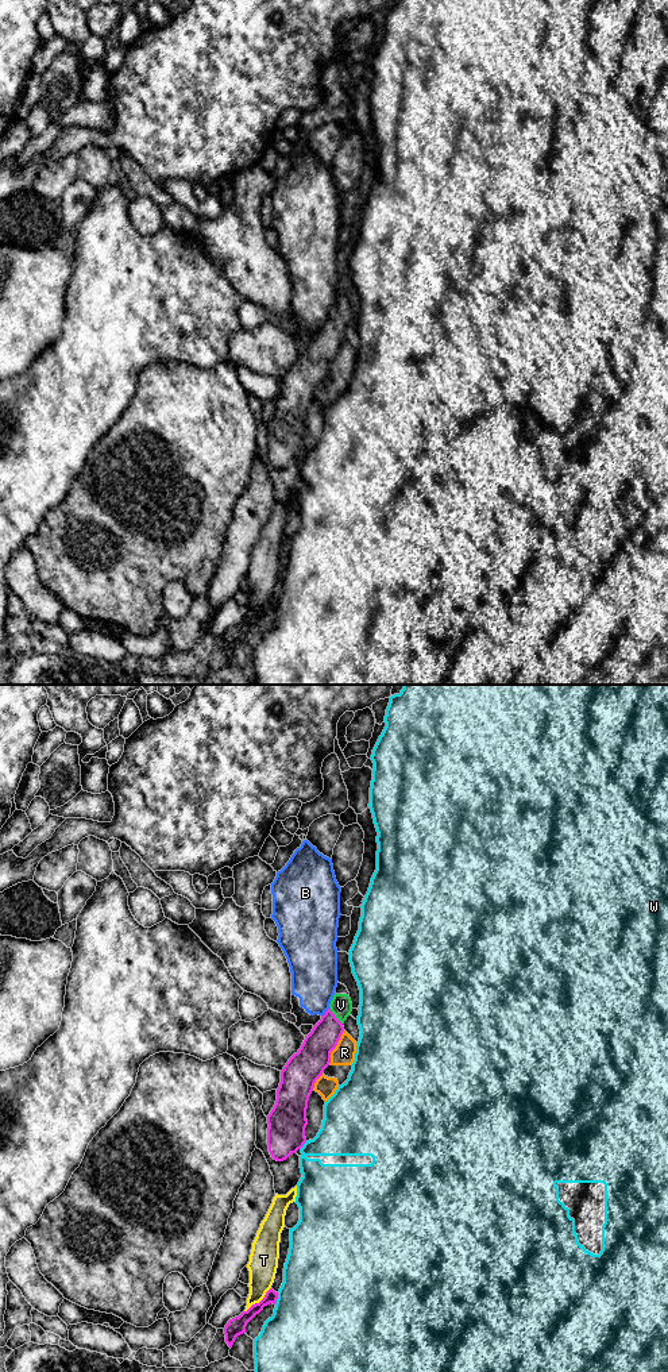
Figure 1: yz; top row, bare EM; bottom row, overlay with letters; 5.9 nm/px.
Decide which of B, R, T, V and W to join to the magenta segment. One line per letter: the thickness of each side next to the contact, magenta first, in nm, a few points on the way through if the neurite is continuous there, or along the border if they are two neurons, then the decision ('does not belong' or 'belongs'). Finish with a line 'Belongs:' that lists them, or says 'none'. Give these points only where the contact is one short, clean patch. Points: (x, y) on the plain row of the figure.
B: calibres 190 and 280 nm; border yz (328, 316), (321, 324); does not belong
R: calibres 200 and 130 nm; does not belong
T: calibres 110 and 180 nm; does not belong
V: calibres 190 and 130 nm; way yz (315, 361), (328, 339), (334, 324), (340, 313); belongs
W: calibres 70 and 500 nm; does not belong
Belongs: V

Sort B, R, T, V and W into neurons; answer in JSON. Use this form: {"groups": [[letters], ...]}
{"groups": [["B"], ["R"], ["T"], ["V"], ["W"]]}

